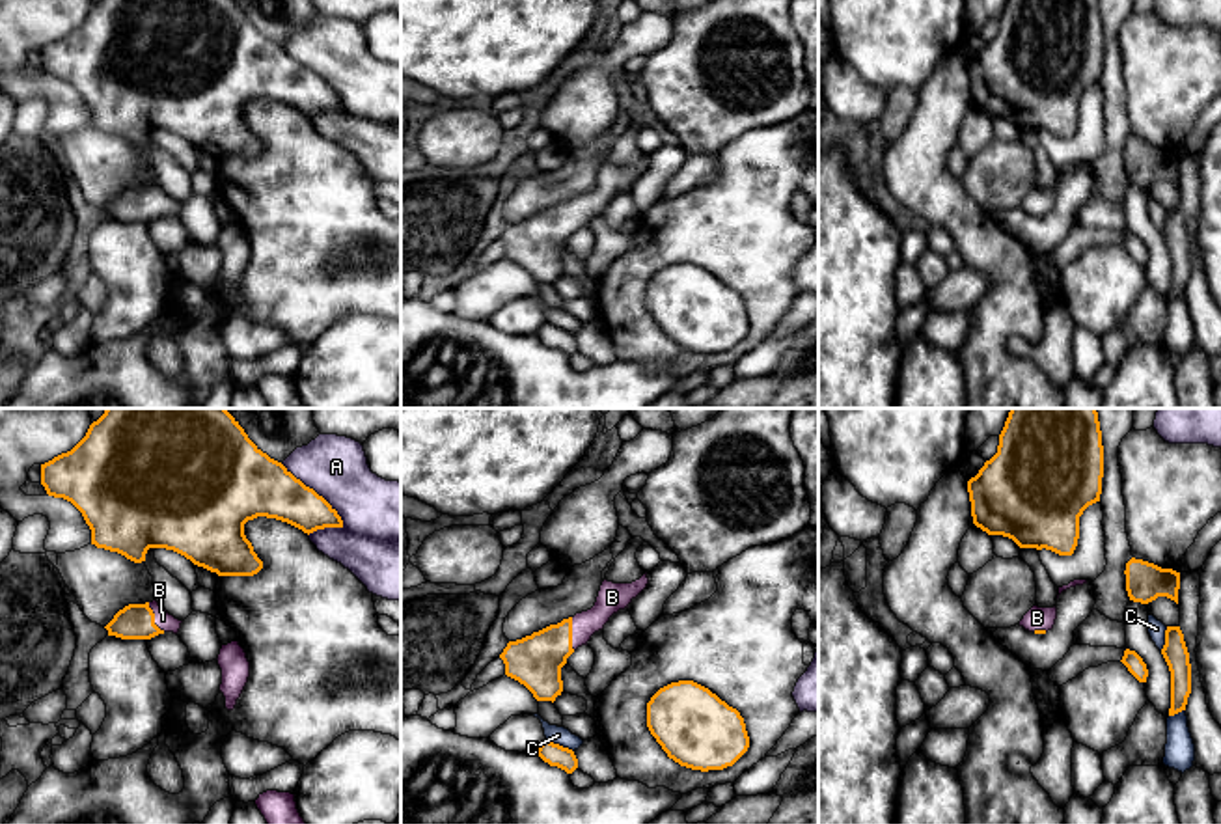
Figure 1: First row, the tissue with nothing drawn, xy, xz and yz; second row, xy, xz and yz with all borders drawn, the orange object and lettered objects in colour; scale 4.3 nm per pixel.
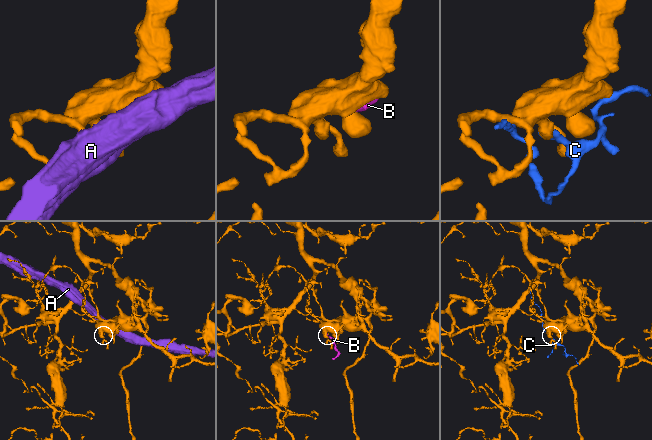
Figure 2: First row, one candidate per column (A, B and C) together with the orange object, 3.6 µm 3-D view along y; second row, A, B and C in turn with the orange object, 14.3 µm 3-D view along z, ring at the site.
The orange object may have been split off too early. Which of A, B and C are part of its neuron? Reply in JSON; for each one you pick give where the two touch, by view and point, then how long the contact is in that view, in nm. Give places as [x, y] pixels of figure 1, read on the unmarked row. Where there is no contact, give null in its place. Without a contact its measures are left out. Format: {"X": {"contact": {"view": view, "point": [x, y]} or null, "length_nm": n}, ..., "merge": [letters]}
{"B": {"contact": {"view": "xz", "point": [571, 217]}, "length_nm": 140}, "merge": ["B"]}

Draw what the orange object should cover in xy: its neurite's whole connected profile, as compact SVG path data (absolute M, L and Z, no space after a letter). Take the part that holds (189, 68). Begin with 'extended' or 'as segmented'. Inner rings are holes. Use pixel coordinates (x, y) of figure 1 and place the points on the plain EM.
as segmented | M99 0L93 4L86 19L67 35L41 47L41 67L48 78L71 84L84 99L91 112L91 127L110 134L117 134L134 145L145 144L149 130L173 132L194 147L203 149L218 158L254 158L263 151L263 144L254 134L252 125L244 117L244 106L257 99L287 104L304 116L313 116L324 110L343 110L337 93L313 71L296 62L281 45L263 35L244 15L235 0Z

